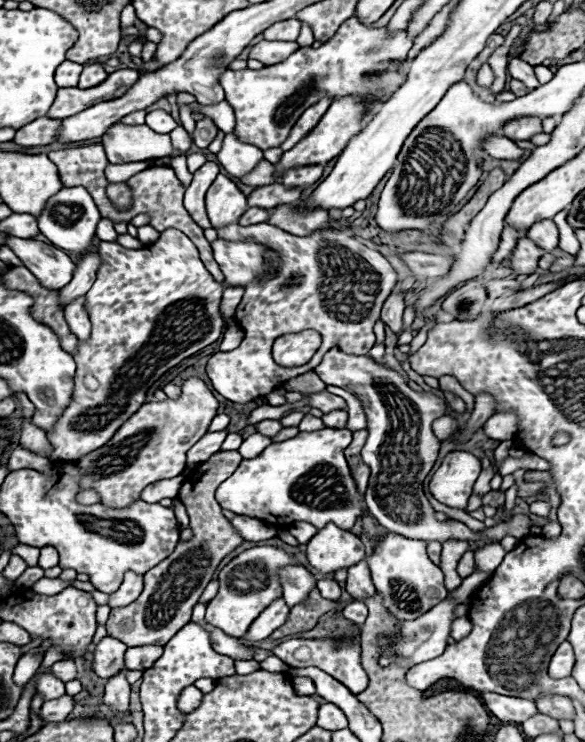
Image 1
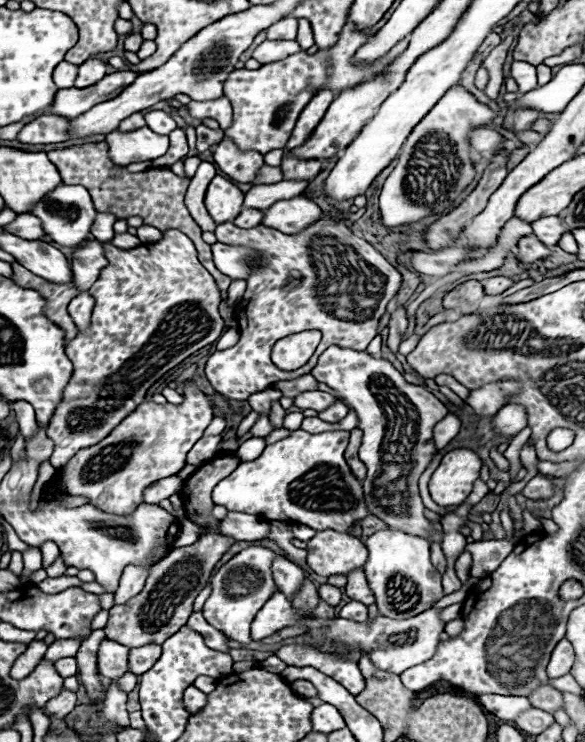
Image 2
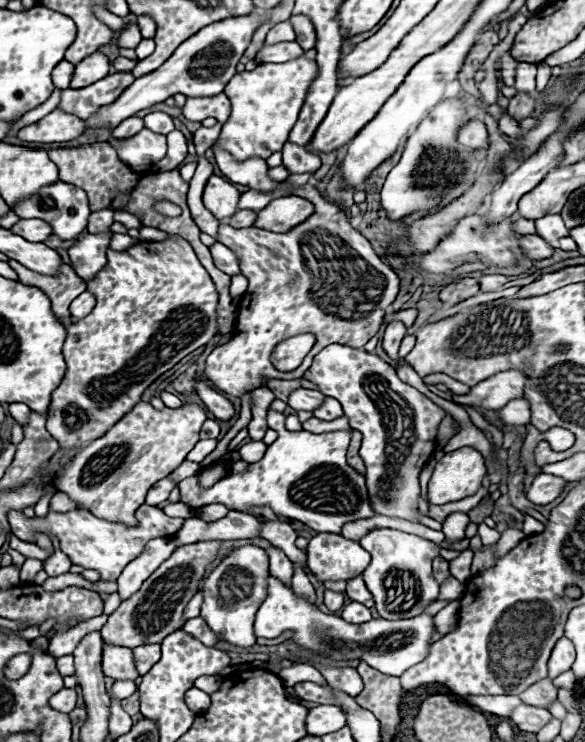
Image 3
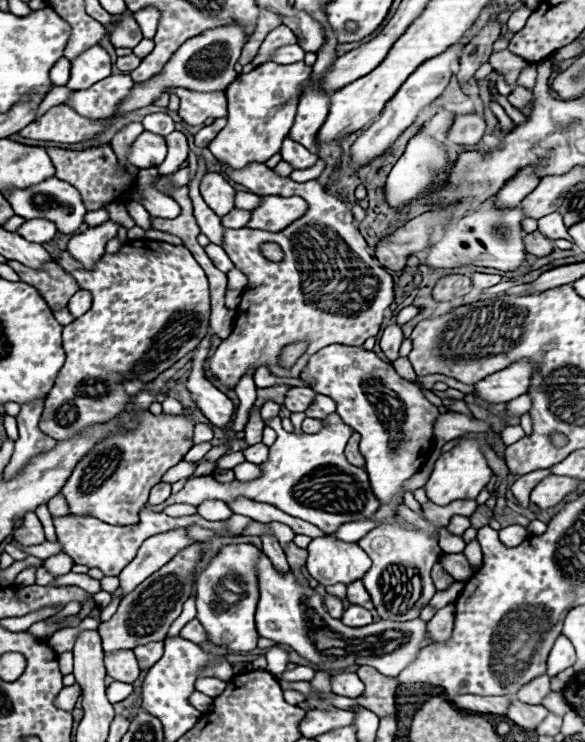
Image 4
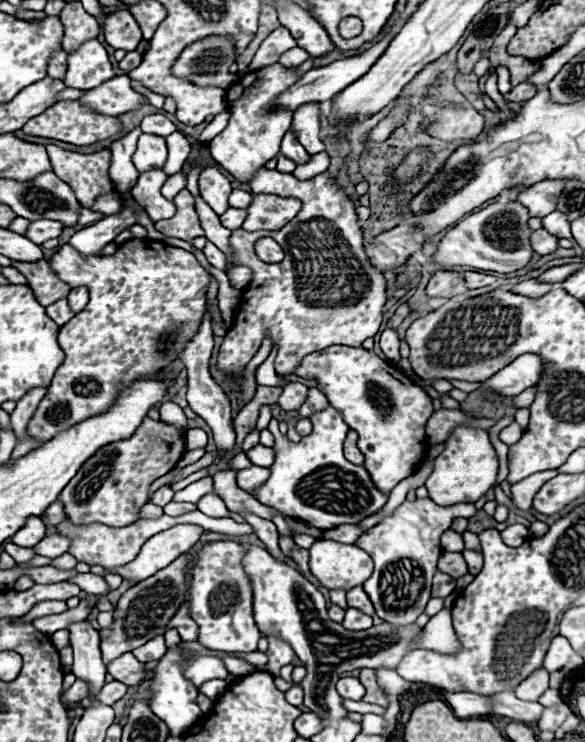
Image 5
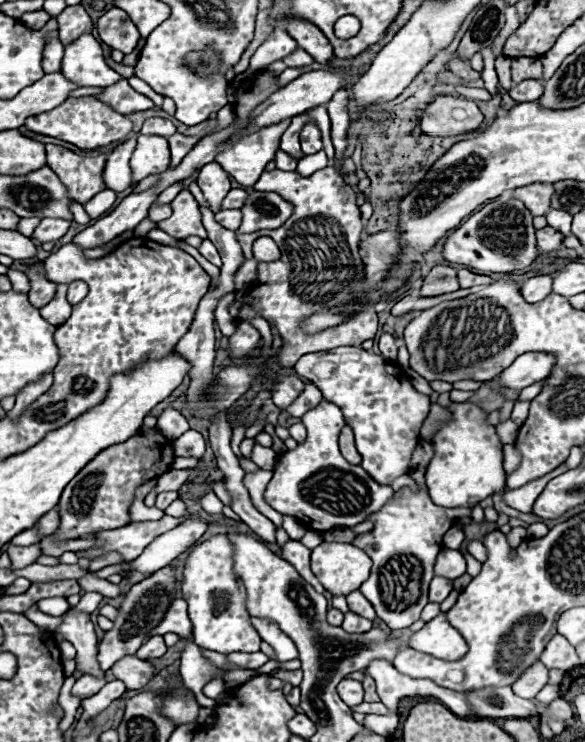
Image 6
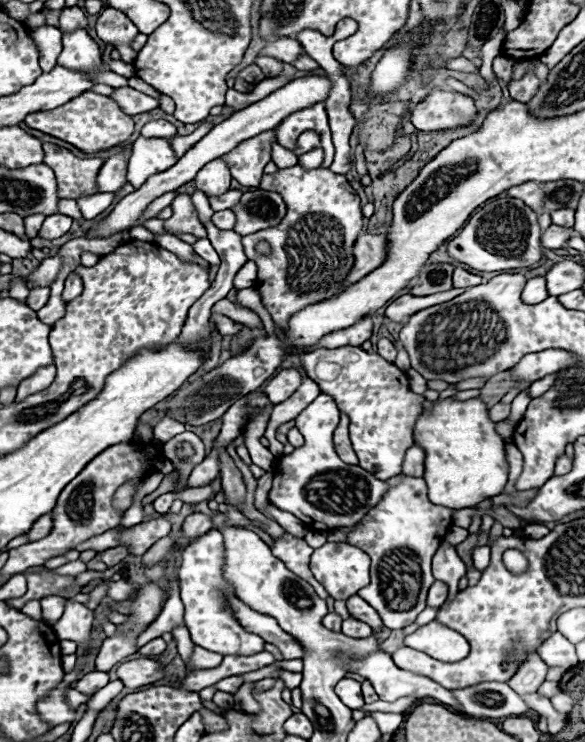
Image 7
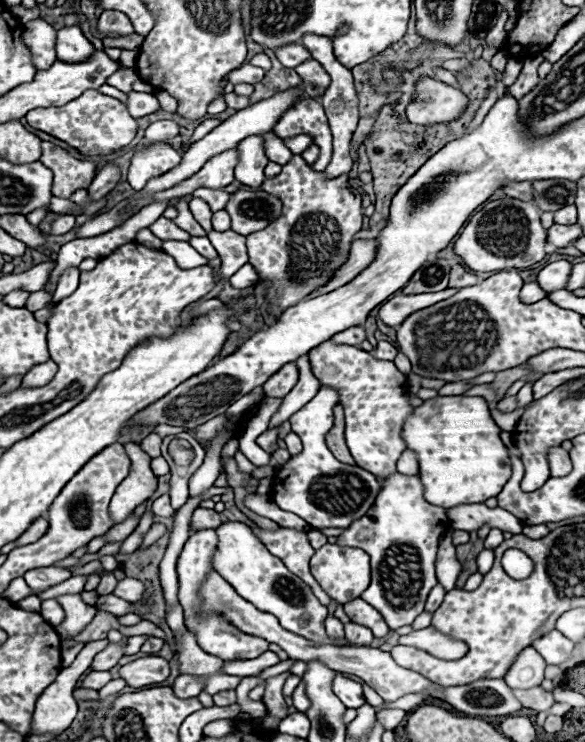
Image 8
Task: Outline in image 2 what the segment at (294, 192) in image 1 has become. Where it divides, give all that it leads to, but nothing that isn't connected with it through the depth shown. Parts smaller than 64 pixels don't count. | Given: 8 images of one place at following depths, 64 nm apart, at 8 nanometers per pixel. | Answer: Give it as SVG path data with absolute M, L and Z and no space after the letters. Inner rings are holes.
M282 180L282 182L276 182L276 184L258 184L258 186L252 186L244 194L244 204L242 206L244 208L266 210L278 200L300 196L306 186L308 186L306 180Z

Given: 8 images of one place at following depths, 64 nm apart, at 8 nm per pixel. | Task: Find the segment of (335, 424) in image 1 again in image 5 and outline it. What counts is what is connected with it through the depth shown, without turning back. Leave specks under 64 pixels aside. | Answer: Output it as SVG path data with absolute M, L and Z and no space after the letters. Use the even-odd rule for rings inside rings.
M310 388L310 390L308 390L308 396L306 396L306 402L304 402L304 404L300 406L300 410L296 410L296 412L298 412L300 418L308 418L308 416L312 416L314 412L324 410L326 406L328 406L326 396L324 396L318 388Z

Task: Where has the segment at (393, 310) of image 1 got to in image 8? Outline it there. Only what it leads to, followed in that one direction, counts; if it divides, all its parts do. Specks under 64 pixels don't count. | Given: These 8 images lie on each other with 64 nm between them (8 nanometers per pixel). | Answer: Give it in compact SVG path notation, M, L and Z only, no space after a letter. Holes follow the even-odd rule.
M378 342L378 346L376 346L376 350L372 352L374 354L374 358L378 358L378 360L394 360L396 358L396 354L398 354L398 350L390 344L390 342Z

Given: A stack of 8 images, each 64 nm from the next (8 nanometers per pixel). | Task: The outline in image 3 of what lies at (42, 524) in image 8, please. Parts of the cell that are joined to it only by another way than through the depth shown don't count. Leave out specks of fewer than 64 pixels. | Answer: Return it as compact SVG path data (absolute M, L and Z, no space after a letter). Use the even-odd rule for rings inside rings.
M56 492L50 500L50 510L58 510L58 512L66 512L66 510L74 510L76 504L64 494L64 492Z

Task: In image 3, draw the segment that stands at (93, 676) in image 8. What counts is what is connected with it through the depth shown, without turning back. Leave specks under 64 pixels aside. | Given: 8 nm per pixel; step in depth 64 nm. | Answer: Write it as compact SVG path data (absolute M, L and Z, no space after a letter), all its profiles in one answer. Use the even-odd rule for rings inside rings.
M62 688L60 692L56 692L56 694L50 698L50 706L52 706L54 710L58 710L58 712L68 714L68 712L72 712L72 710L76 708L76 698L78 698L76 688Z

